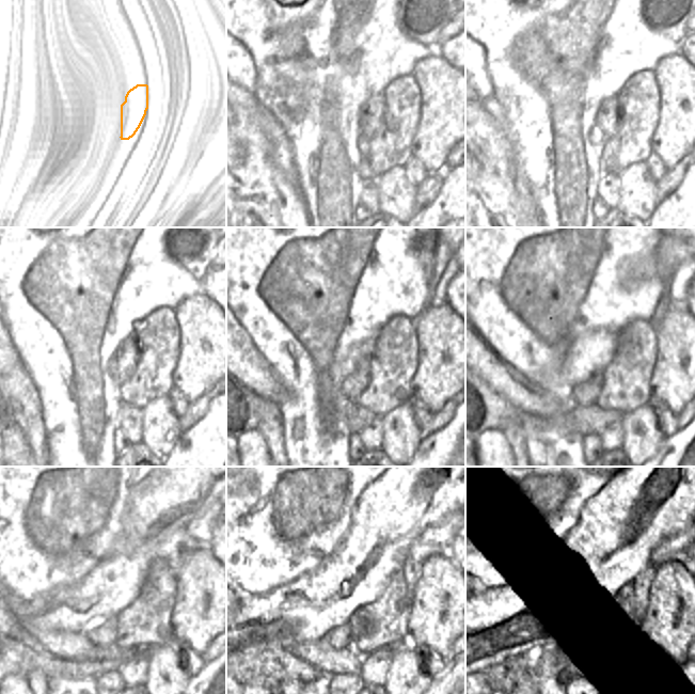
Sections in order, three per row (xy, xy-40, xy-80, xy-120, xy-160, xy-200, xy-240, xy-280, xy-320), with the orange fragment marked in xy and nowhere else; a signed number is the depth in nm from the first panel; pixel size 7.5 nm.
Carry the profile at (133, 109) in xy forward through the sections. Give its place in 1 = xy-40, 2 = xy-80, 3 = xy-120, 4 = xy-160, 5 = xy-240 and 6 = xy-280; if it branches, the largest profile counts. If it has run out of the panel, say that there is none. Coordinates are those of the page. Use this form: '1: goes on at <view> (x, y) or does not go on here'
1: goes on at xy-40 (372, 111)
2: goes on at xy-80 (607, 120)
3: goes on at xy-120 (124, 363)
4: goes on at xy-160 (354, 383)
5: goes on at xy-240 (104, 635)
6: goes on at xy-280 (338, 637)

